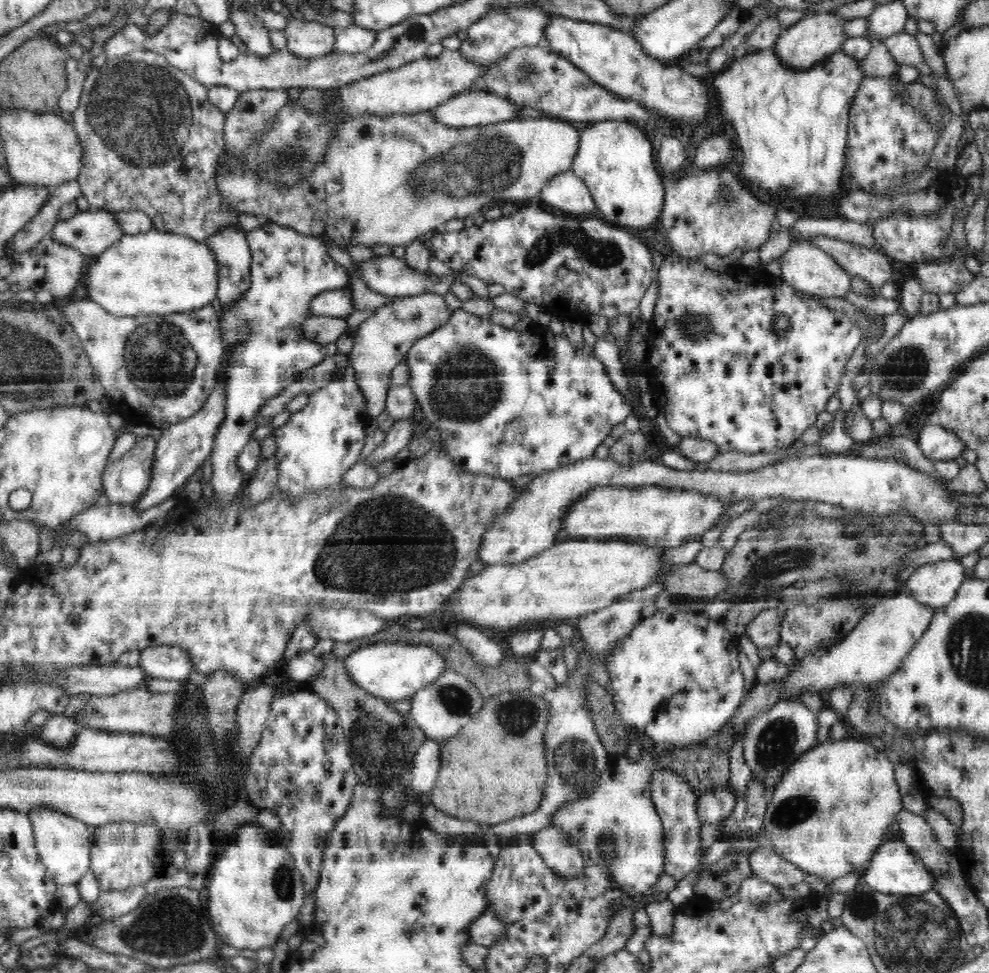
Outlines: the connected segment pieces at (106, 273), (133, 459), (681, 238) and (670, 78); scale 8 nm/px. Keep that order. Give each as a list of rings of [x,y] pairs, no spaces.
[[[150,229],[139,234],[125,234],[88,264],[84,284],[88,299],[97,302],[114,316],[167,315],[202,310],[210,306],[220,286],[220,264],[216,252],[204,241],[189,236]]]
[[[148,436],[138,439],[134,448],[130,448],[122,458],[110,462],[103,476],[103,495],[105,501],[112,501],[115,506],[130,506],[140,500],[151,484],[152,466],[157,442]]]
[[[718,165],[701,171],[690,171],[676,180],[663,180],[665,200],[660,224],[672,243],[672,252],[686,259],[702,259],[705,252],[729,256],[736,250],[758,249],[768,242],[775,231],[775,204],[764,204],[748,187],[740,185],[728,165]]]
[[[552,16],[545,25],[545,40],[550,51],[571,60],[596,84],[620,98],[639,101],[666,120],[701,121],[708,108],[708,92],[704,82],[679,66],[652,59],[639,46],[630,31],[608,25]]]

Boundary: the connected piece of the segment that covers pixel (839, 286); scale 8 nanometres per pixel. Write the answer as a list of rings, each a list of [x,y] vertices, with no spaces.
[[[798,240],[780,256],[781,275],[785,283],[808,294],[822,297],[844,297],[852,288],[851,278],[827,252],[806,240]]]

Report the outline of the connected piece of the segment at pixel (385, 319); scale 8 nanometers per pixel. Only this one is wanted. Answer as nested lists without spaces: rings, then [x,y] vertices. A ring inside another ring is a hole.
[[[423,292],[416,296],[400,296],[374,309],[355,330],[352,334],[354,343],[349,354],[350,367],[367,405],[367,419],[376,418],[386,410],[392,369],[396,364],[405,360],[407,352],[416,340],[429,336],[440,328],[452,313],[442,294]]]

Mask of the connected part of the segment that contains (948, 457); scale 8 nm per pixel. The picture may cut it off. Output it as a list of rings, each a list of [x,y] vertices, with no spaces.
[[[930,423],[922,426],[917,444],[924,456],[932,461],[952,461],[953,458],[962,456],[965,448],[968,448],[954,435],[952,430],[940,424]]]

